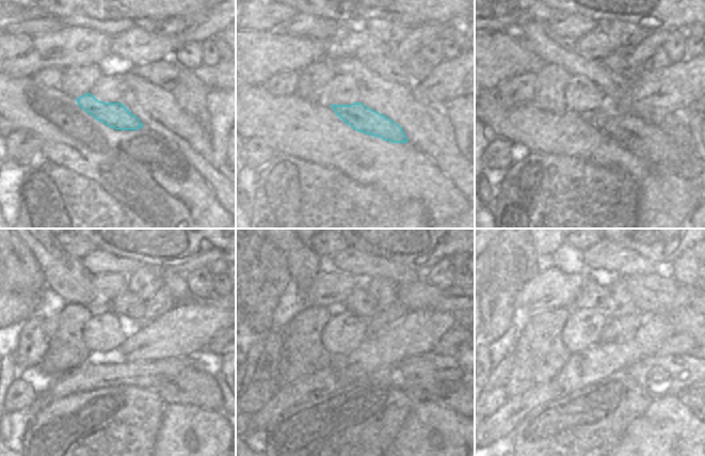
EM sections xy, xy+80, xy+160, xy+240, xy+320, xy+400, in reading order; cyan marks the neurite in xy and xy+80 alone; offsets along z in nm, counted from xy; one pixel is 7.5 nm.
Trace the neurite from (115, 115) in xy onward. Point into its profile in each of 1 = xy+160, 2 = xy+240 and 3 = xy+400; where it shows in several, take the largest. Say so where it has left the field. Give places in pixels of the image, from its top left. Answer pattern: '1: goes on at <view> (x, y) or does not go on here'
1: goes on at xy+160 (645, 140)
2: goes on at xy+240 (197, 388)
3: goes on at xy+400 (663, 383)

